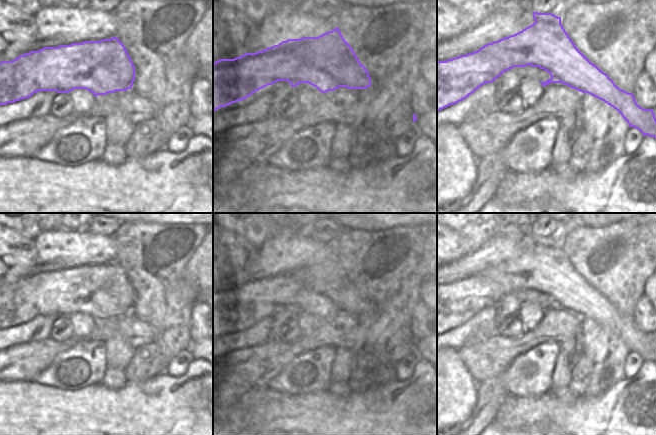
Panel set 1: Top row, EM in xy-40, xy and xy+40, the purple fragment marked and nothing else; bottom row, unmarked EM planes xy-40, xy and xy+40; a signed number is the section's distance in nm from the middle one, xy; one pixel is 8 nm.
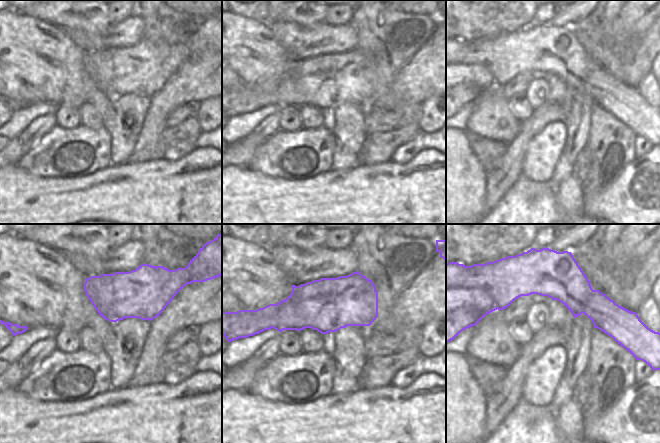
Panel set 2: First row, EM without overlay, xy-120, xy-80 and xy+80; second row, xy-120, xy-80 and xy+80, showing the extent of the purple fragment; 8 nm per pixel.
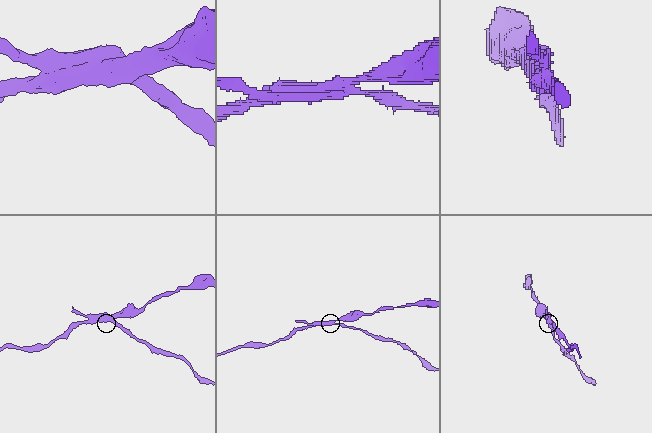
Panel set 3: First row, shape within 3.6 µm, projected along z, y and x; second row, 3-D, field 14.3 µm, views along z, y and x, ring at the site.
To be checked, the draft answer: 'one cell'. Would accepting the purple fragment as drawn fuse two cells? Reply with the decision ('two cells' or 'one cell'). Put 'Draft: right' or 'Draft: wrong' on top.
Draft: wrong
two cells

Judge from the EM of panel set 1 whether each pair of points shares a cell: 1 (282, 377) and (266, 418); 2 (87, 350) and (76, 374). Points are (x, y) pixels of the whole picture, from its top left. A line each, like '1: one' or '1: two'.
1: two
2: one

